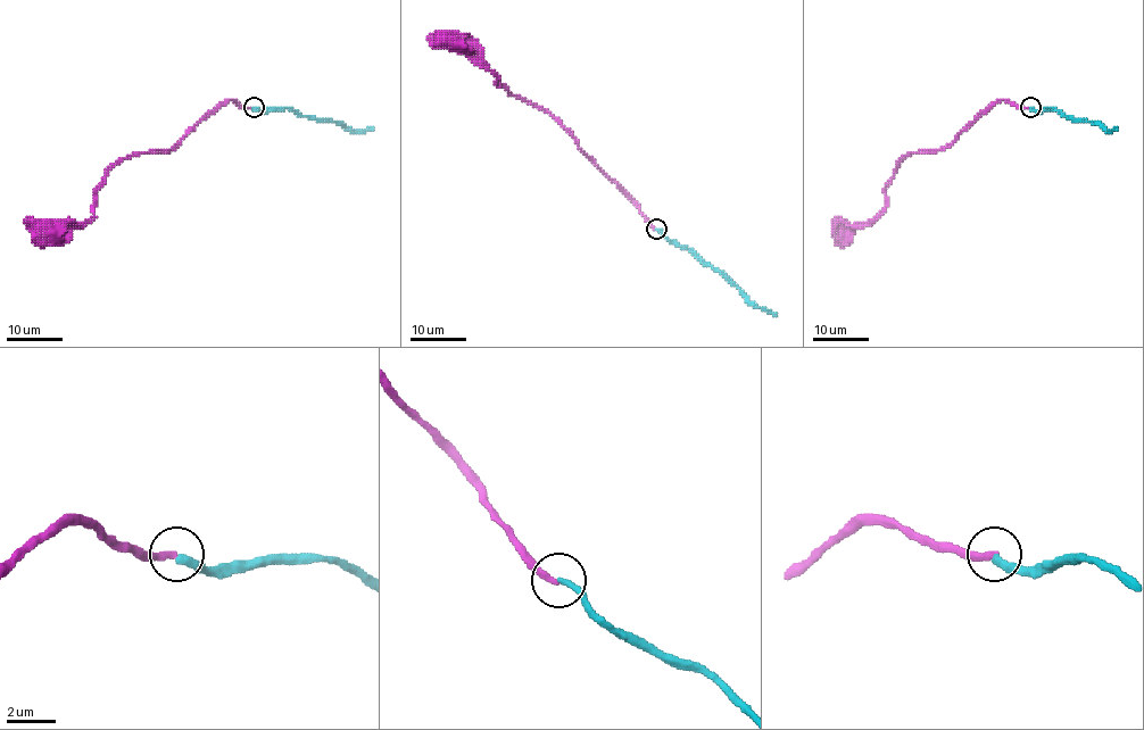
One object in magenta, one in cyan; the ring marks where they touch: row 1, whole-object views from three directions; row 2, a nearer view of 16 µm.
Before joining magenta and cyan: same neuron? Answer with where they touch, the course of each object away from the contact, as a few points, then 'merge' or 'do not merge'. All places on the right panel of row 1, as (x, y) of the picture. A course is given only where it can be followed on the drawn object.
at (1030, 107); magenta runs (1029, 107), (996, 100), (950, 143), (906, 155), (886, 191), (886, 208), (870, 223), (842, 233); cyan runs (1029, 107), (1055, 108), (1070, 118), (1095, 121), (1107, 131), (1117, 130); merge

